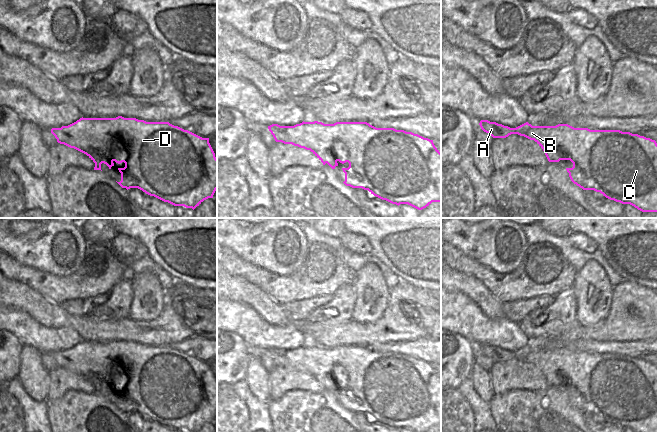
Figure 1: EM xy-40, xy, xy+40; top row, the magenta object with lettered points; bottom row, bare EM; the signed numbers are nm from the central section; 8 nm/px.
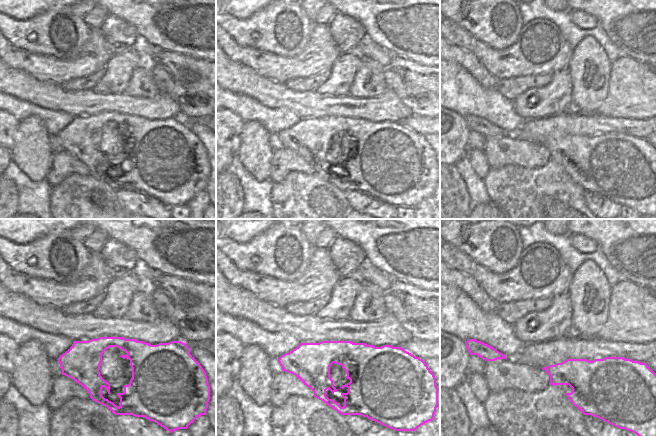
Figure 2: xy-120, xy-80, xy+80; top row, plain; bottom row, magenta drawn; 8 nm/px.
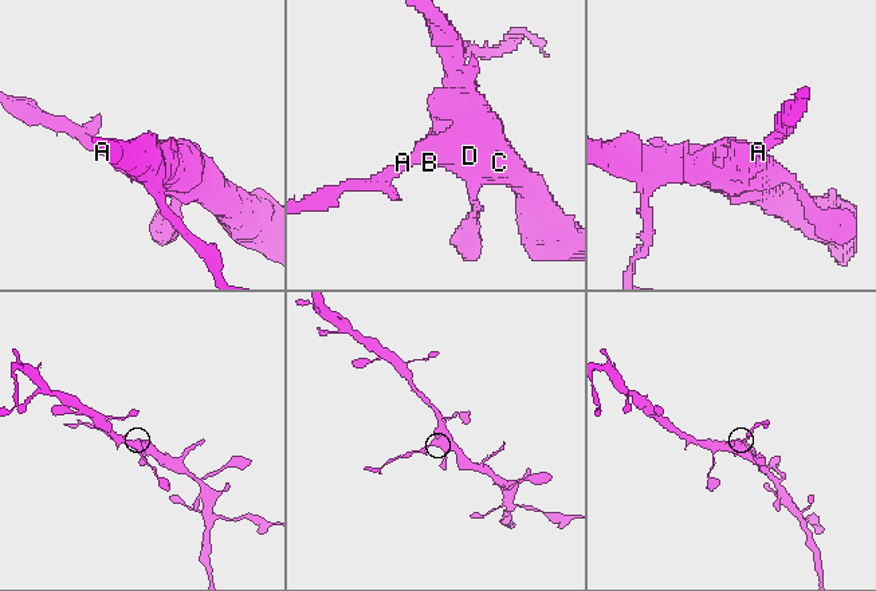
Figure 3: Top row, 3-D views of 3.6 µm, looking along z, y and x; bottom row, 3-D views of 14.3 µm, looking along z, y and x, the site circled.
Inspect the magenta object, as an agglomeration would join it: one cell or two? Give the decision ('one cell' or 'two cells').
two cells

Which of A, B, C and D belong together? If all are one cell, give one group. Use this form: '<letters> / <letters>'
A / B C D

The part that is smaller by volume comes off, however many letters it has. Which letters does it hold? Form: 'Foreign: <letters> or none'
Foreign: A

